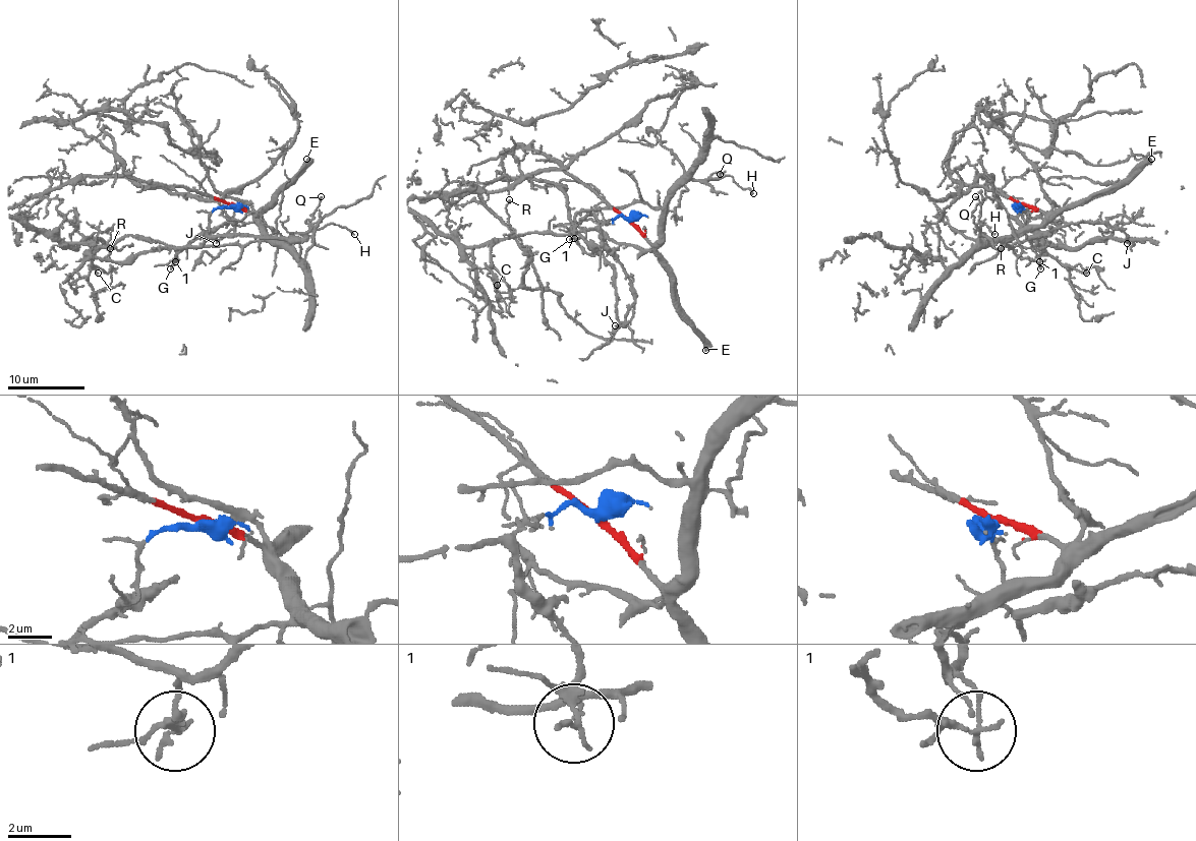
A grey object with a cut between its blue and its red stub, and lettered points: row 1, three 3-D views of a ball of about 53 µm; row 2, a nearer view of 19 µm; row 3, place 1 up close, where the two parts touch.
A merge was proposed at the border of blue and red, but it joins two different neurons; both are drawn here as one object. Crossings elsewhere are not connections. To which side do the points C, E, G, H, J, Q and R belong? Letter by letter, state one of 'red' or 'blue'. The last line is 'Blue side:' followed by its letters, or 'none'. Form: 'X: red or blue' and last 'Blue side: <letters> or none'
C: blue
E: red
G: blue
H: red
J: blue
Q: red
R: blue
Blue side: C, G, J, R

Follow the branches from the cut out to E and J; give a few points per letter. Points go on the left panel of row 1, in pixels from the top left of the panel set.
E: (230, 204), (257, 213), (303, 168), (307, 159)
J: (230, 204), (217, 208), (209, 219), (209, 230), (201, 236), (234, 222), (234, 228), (217, 243)

